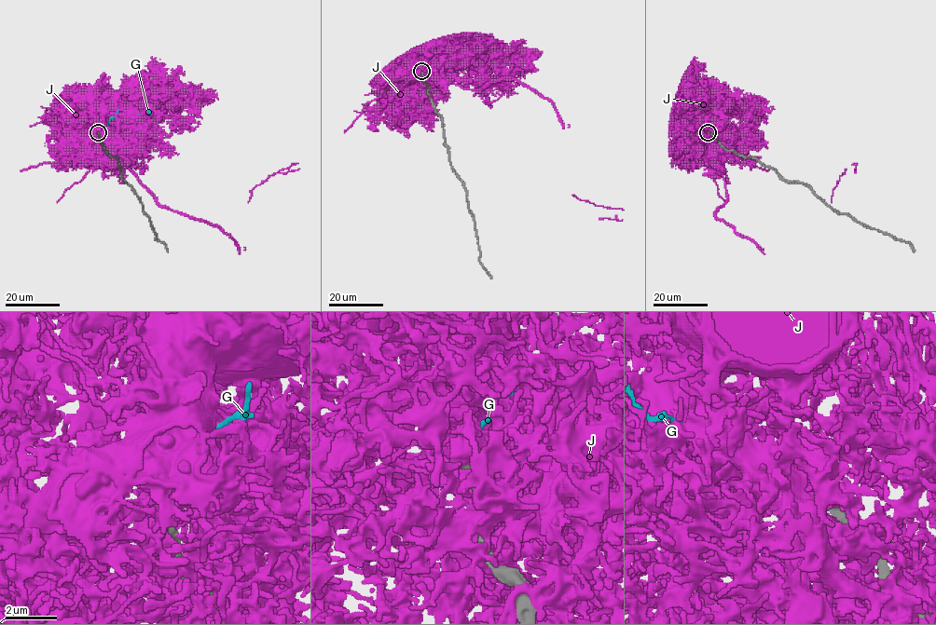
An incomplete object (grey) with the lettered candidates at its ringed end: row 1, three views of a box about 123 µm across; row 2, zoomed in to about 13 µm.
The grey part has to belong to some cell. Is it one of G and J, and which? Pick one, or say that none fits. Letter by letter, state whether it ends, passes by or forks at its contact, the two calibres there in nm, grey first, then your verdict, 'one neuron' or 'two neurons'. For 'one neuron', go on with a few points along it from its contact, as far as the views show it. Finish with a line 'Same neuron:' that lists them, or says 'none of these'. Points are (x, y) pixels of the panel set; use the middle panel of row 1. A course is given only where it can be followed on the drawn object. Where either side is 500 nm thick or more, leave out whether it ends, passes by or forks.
G: it ends there; 480 nm thick on the grey side, 180 nm on the other; two neurons
J: it forks there; 480 nm thick on the grey side, 460 nm on the other; two neurons
Same neuron: none of these

